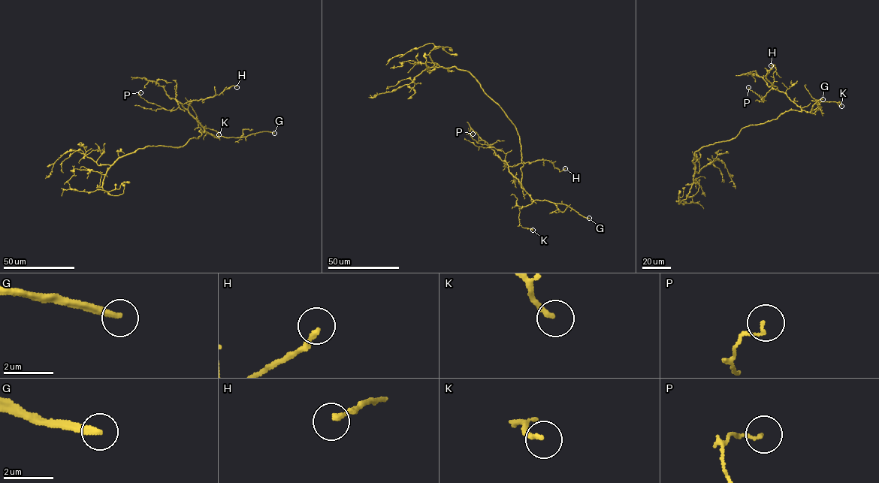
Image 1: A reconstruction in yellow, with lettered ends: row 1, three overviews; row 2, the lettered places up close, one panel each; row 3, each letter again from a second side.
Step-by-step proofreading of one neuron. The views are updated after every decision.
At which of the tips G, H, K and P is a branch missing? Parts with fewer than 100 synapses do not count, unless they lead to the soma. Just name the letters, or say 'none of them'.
G

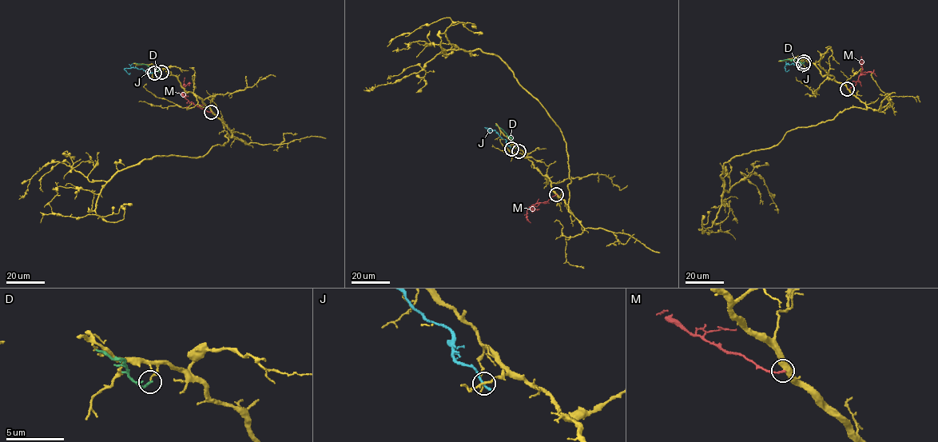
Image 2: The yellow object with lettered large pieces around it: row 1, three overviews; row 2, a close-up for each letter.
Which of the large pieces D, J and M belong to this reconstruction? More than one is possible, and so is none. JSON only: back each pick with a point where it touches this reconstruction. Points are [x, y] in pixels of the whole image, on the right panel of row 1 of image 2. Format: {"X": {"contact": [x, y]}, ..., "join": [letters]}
{"join": []}

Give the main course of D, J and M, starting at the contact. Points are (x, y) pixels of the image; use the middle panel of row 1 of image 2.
D: (518, 151), (516, 143), (495, 125)
J: (511, 149), (494, 130), (484, 127), (490, 132)
M: (557, 194), (547, 201), (532, 205), (527, 210), (526, 217), (530, 223)

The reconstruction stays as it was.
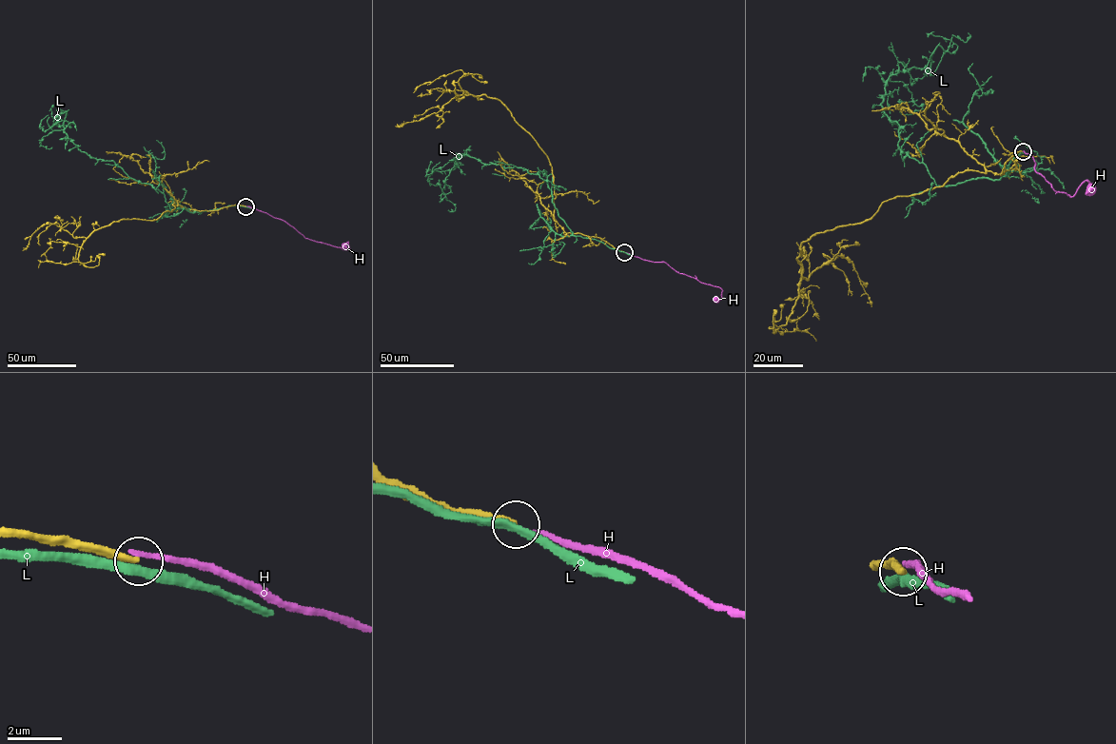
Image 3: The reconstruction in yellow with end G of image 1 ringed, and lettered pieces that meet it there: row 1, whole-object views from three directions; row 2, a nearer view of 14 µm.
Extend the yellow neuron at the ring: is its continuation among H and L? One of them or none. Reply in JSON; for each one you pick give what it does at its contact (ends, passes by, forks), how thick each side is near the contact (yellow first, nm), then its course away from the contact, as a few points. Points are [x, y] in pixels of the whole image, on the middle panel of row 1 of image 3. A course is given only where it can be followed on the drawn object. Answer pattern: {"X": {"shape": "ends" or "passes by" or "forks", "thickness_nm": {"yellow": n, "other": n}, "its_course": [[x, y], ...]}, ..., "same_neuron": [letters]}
{"same_neuron": []}

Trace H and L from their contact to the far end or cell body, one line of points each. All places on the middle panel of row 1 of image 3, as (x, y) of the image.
H: (624, 252), (654, 262), (664, 262), (680, 273), (719, 287), (721, 297), (715, 300)
L: (622, 251), (573, 235), (538, 174), (465, 154), (446, 178), (451, 191), (445, 197), (456, 209), (448, 210)

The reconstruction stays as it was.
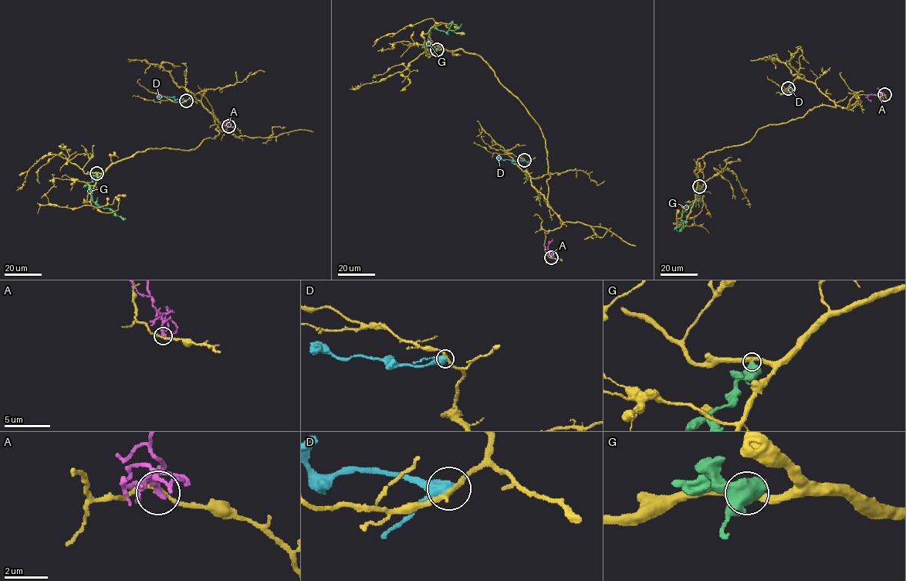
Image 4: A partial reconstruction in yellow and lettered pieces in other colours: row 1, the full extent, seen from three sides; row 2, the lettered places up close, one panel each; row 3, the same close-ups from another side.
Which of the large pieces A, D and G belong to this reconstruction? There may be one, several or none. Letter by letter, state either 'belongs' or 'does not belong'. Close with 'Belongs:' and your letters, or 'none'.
A: does not belong
D: does not belong
G: does not belong
Belongs: none

